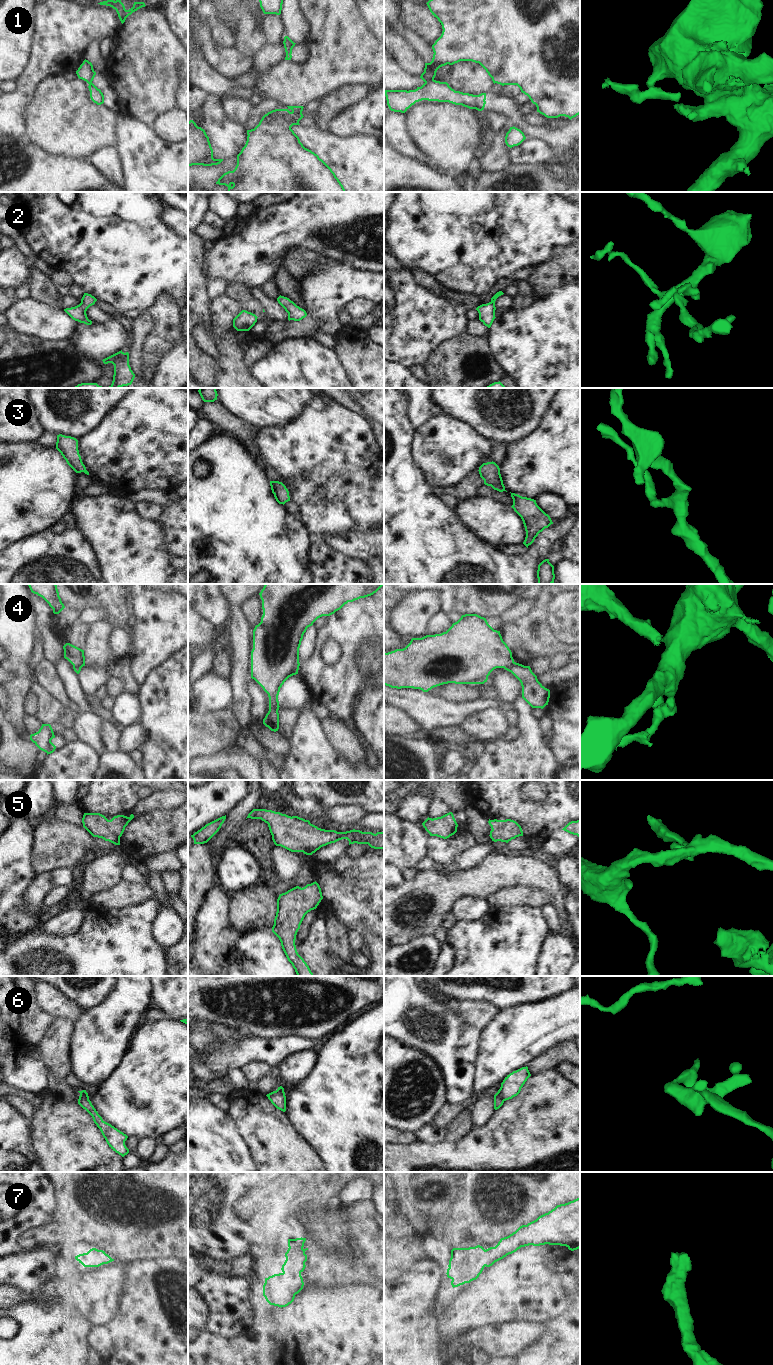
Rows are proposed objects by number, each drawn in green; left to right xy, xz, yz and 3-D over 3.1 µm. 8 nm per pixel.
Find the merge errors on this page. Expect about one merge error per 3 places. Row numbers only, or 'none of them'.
1, 4, 6

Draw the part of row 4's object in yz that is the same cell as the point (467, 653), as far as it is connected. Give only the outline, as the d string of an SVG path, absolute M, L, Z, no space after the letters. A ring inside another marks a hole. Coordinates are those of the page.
M465 614L446 632L412 638L405 648L384 653L384 685L428 692L448 683L484 684L494 669L513 663L512 652L500 631L494 630L484 617Z

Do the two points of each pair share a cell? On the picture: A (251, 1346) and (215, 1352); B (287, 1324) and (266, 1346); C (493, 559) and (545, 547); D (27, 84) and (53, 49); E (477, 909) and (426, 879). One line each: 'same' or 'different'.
A: same
B: different
C: same
D: same
E: different

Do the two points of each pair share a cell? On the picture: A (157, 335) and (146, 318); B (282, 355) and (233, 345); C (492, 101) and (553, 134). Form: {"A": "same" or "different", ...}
{"A": "different", "B": "different", "C": "same"}

